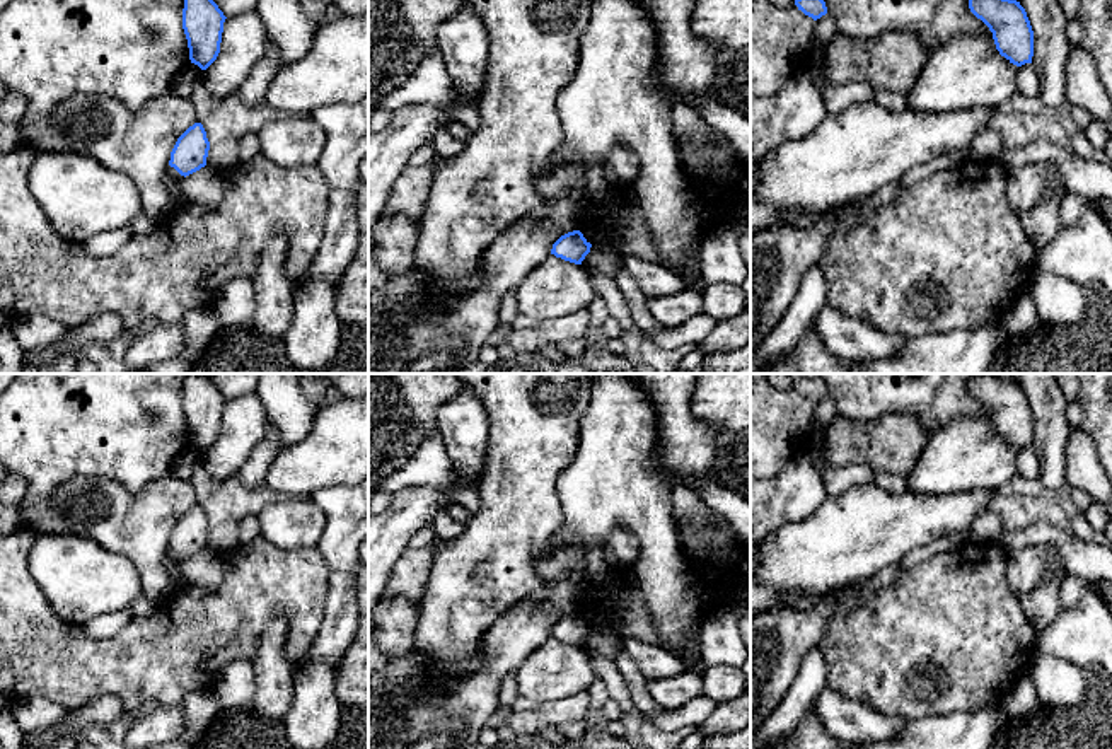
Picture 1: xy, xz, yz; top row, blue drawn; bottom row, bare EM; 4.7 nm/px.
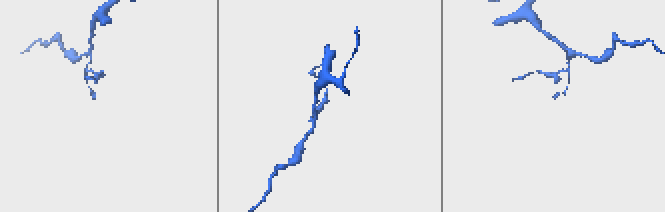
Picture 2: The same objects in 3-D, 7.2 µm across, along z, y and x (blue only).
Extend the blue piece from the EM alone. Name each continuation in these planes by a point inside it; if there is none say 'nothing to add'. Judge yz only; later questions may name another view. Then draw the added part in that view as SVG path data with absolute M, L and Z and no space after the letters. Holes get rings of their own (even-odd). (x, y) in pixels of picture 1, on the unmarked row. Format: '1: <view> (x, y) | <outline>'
nothing to add

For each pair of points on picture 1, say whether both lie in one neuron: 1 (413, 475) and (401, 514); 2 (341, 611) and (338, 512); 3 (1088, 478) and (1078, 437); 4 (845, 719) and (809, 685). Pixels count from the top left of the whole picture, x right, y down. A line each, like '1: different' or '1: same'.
1: different
2: same
3: same
4: different

